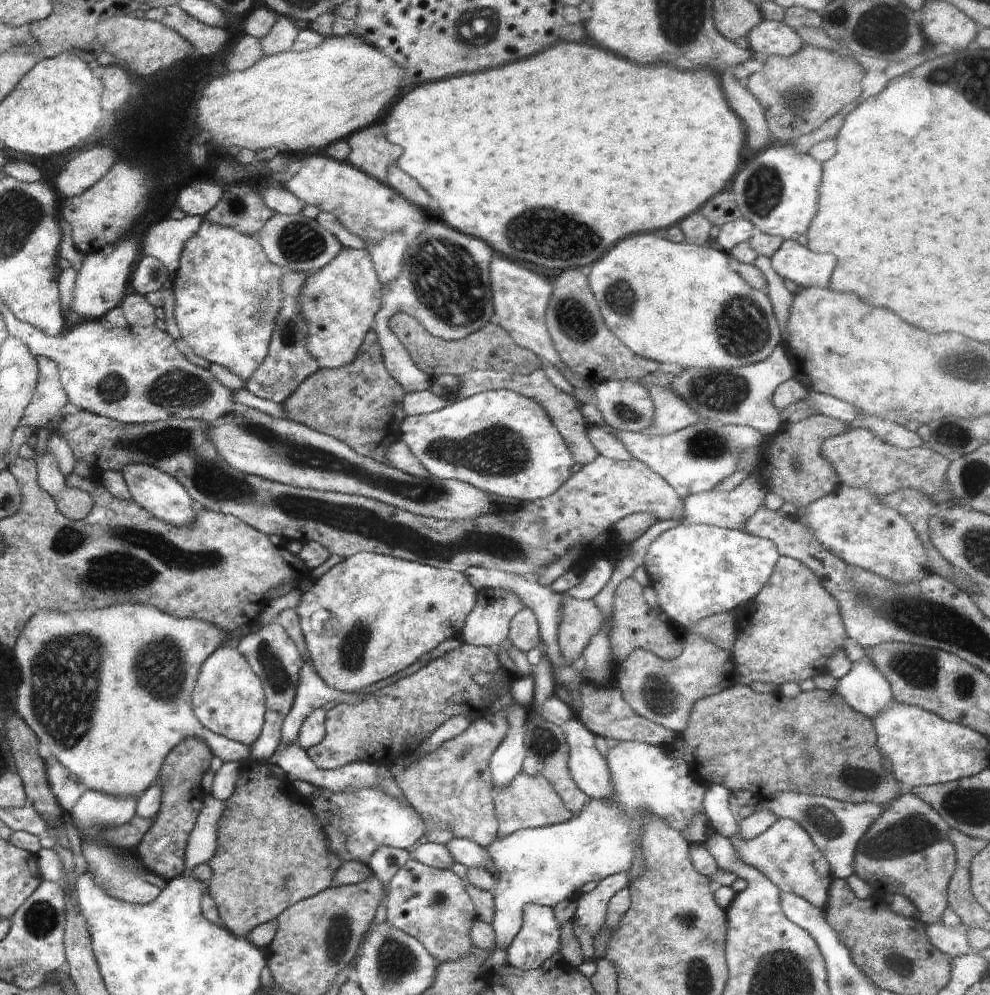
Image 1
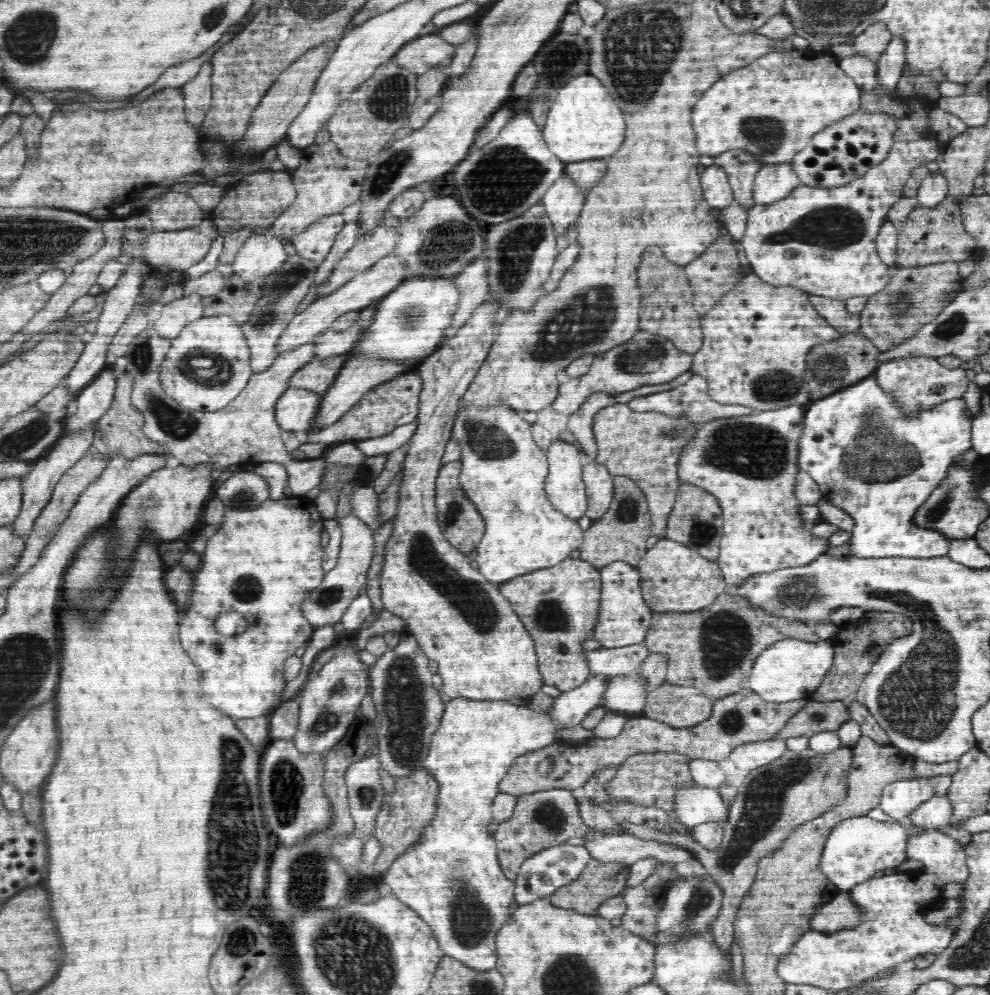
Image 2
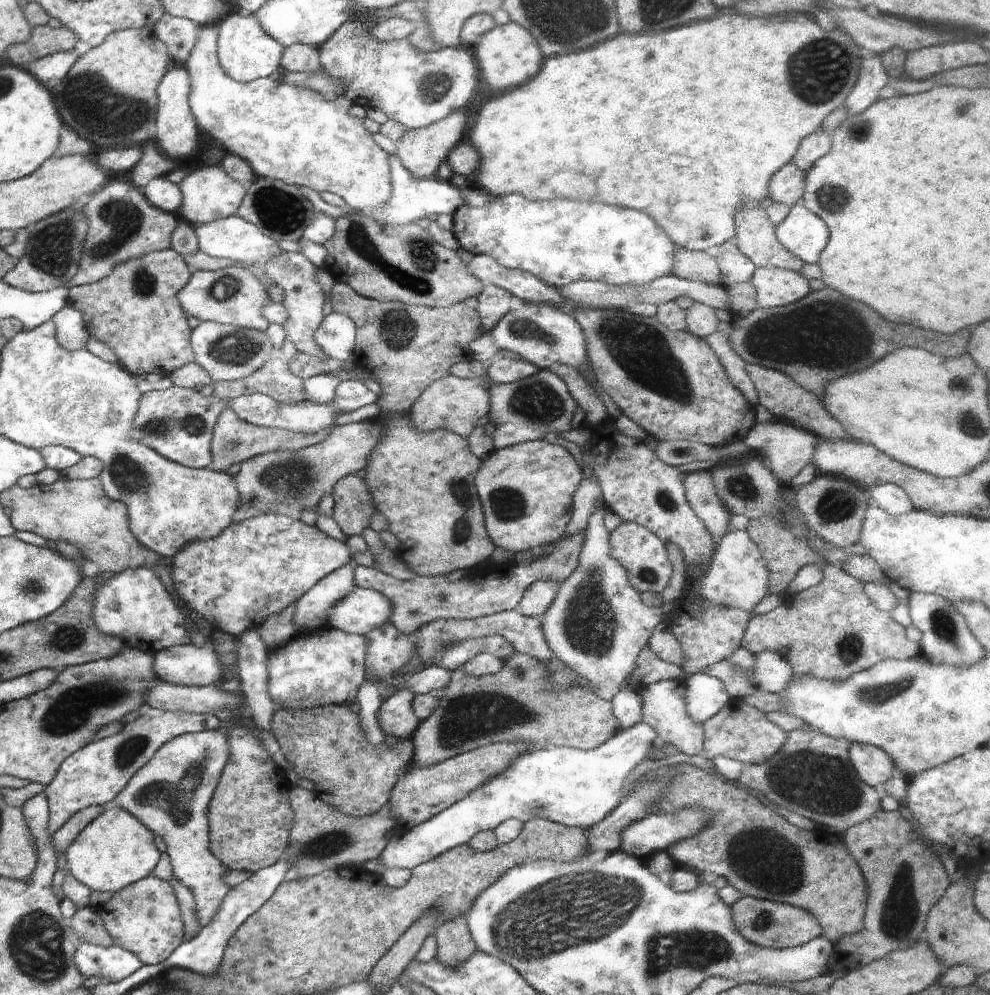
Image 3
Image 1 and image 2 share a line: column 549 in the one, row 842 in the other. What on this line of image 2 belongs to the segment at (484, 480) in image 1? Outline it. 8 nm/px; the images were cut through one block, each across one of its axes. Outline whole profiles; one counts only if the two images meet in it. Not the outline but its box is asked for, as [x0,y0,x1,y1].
[381,673,608,972]

